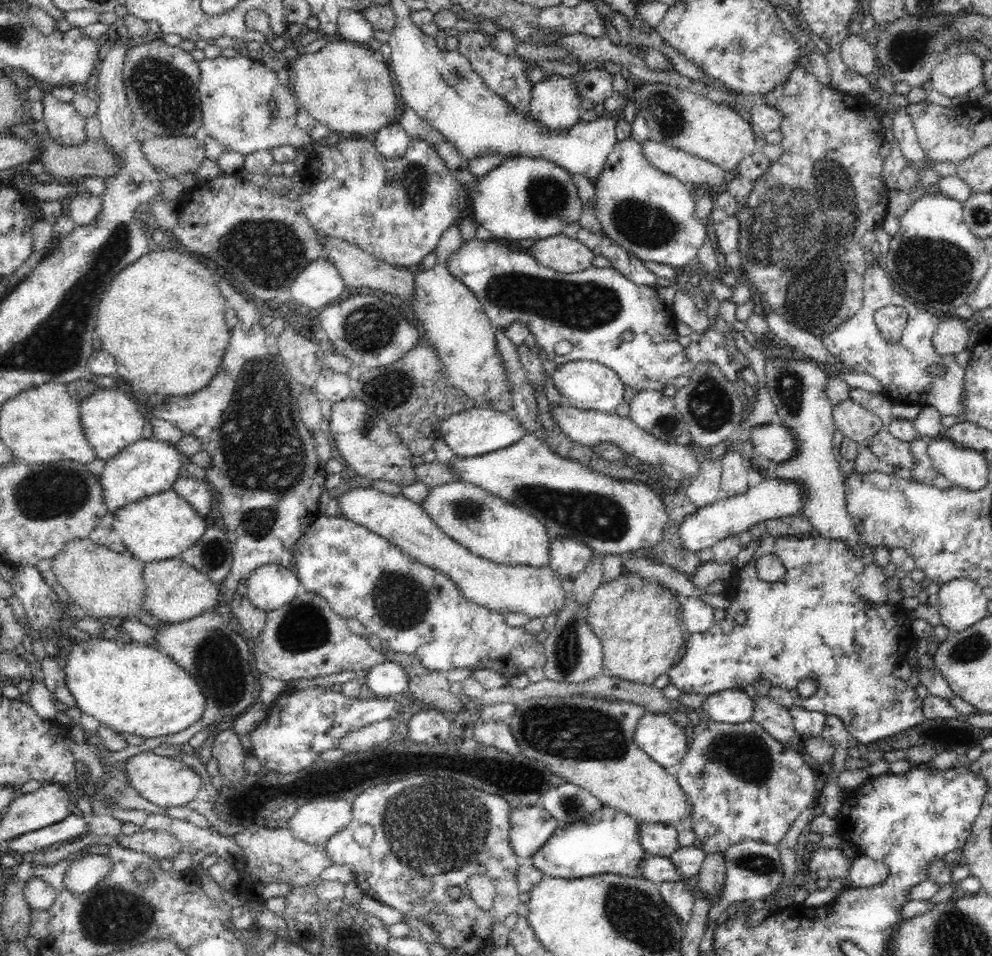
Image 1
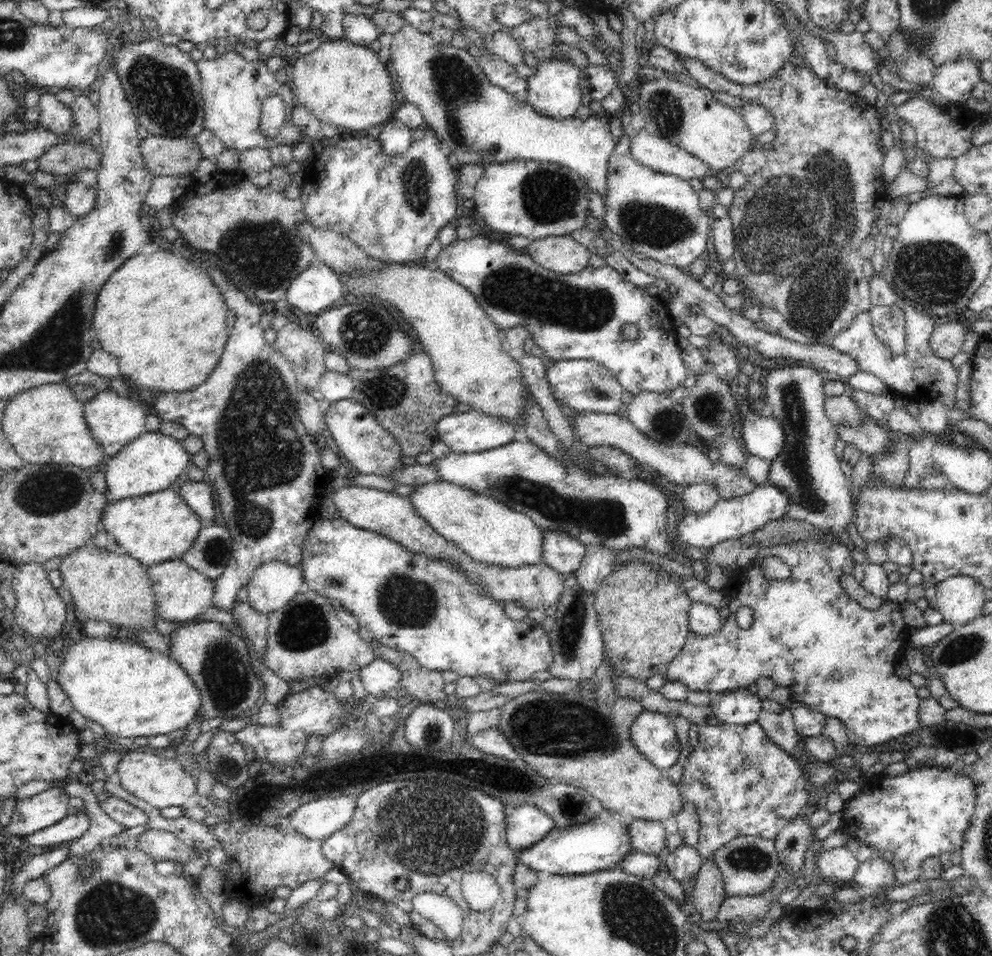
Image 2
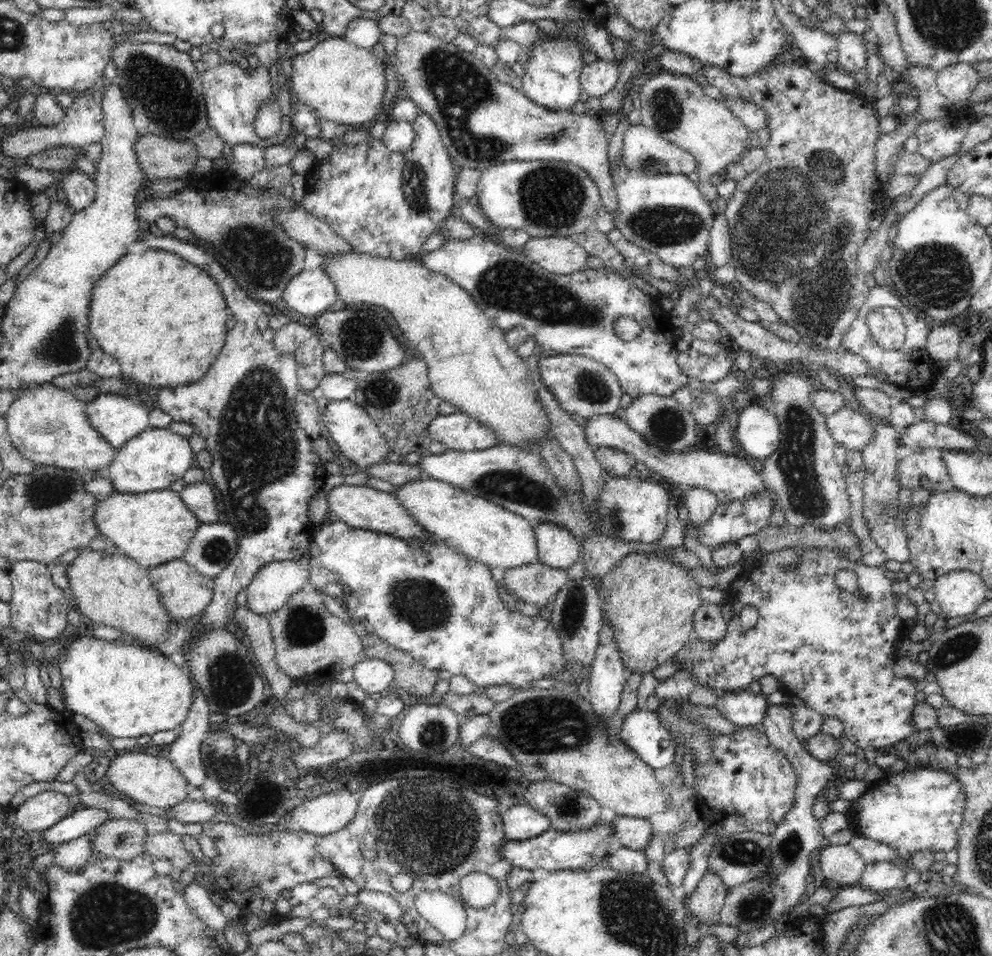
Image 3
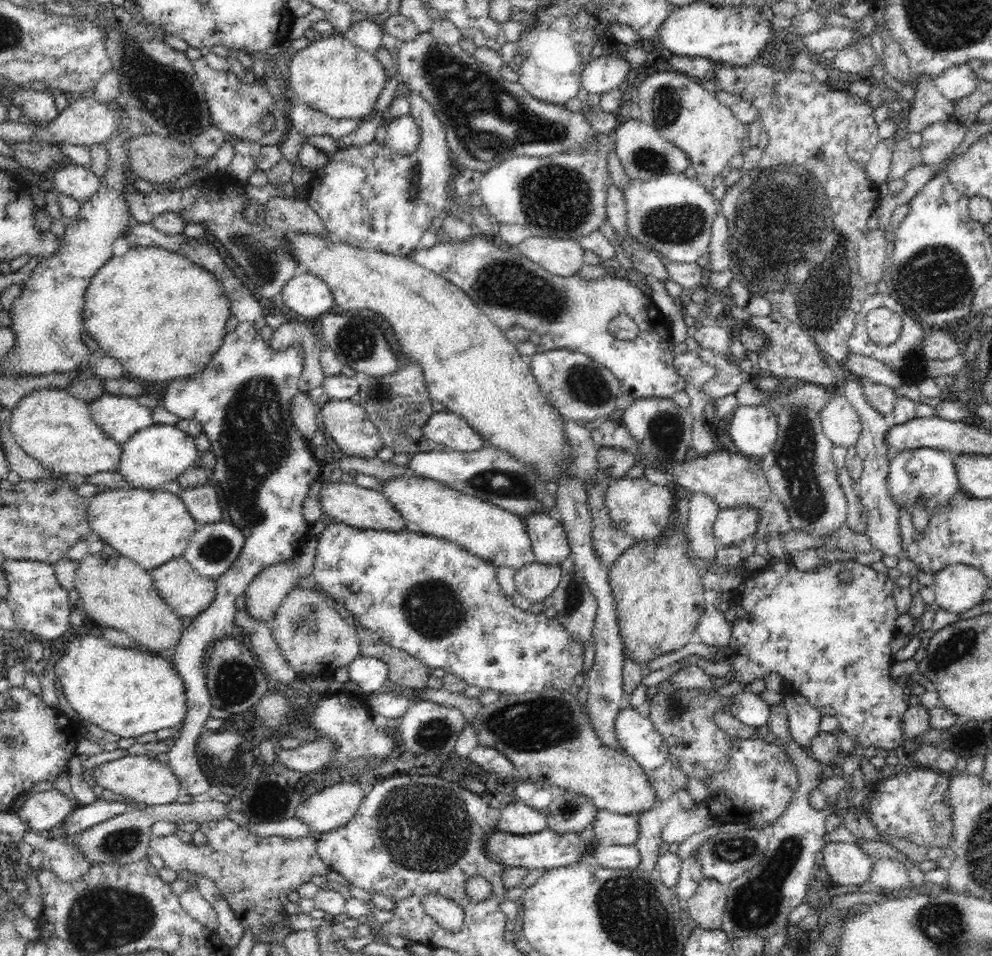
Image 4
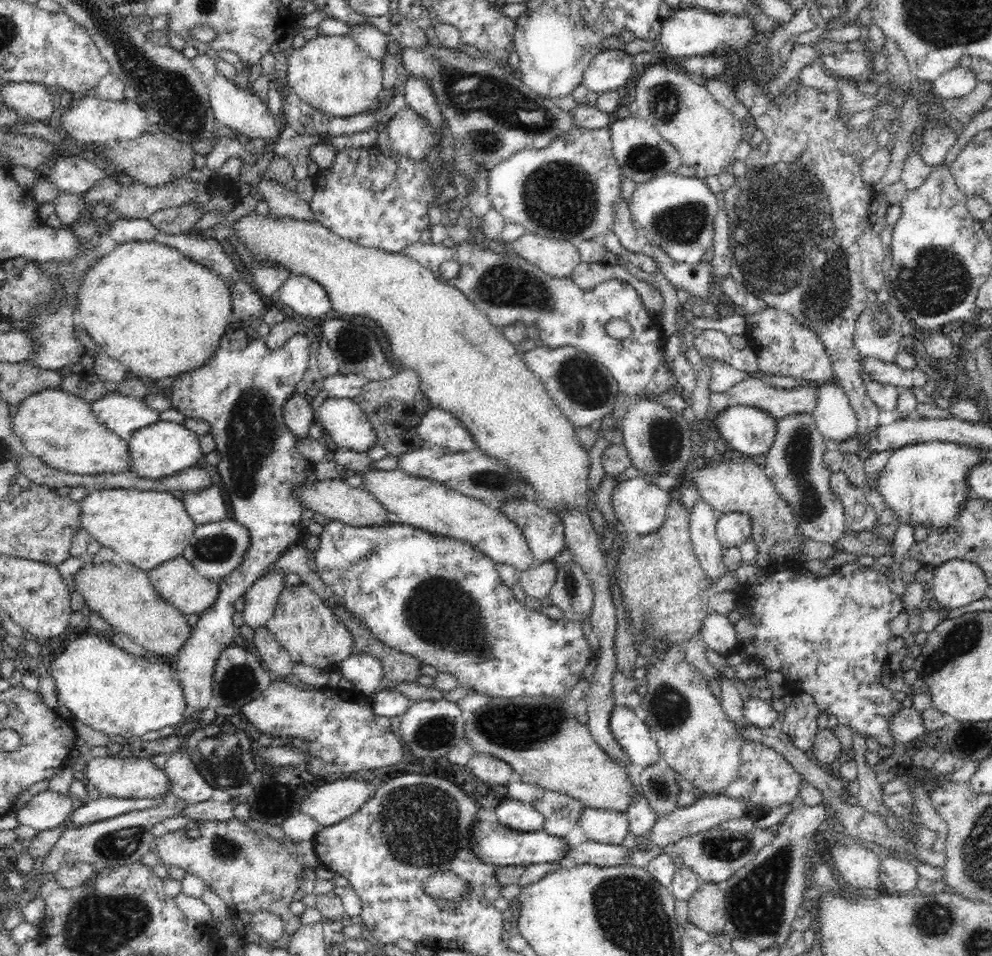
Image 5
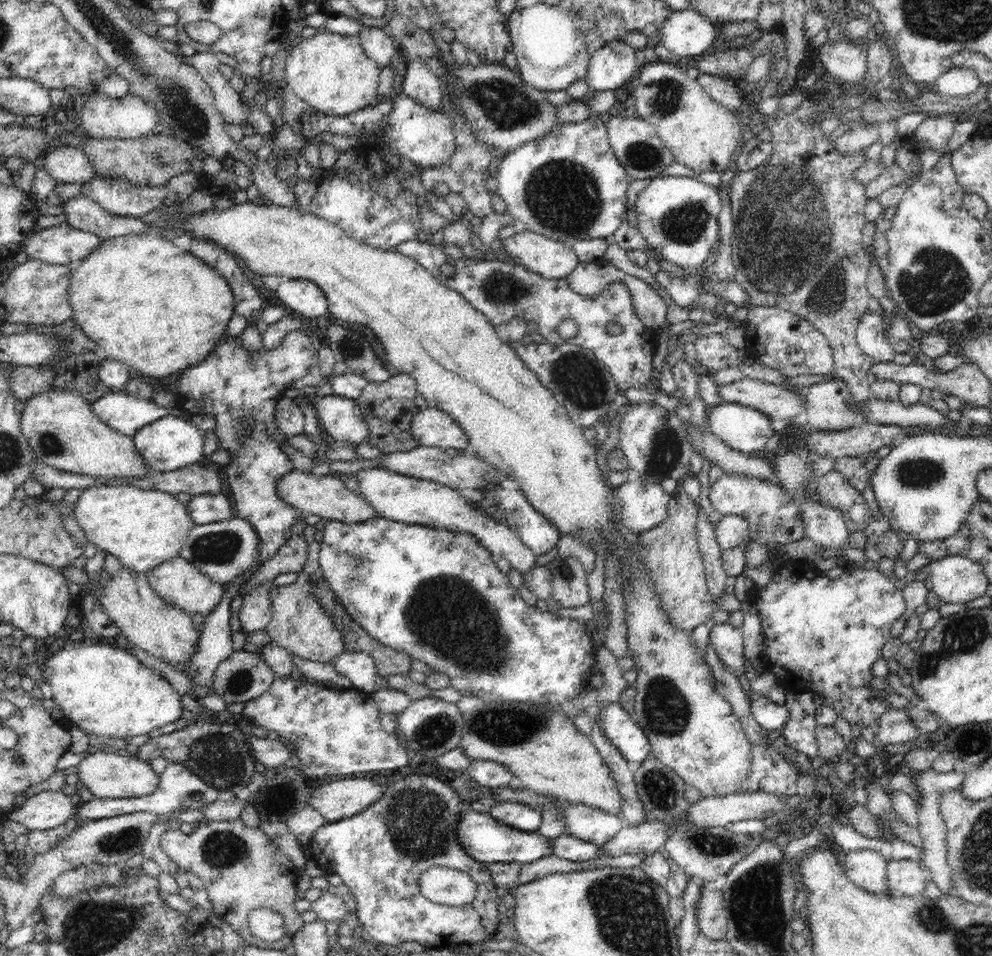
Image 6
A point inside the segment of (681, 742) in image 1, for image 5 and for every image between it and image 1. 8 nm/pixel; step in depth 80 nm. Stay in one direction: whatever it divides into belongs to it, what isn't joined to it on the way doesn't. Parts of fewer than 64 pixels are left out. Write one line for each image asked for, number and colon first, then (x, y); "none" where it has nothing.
2: (650, 733)
3: (641, 731)
4: (637, 735)
5: (632, 734)

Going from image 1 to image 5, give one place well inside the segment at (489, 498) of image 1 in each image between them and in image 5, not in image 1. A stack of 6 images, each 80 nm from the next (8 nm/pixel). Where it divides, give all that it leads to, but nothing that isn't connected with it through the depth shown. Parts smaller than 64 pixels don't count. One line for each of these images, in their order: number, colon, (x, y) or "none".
2: (489, 532)
3: (482, 530)
4: (490, 532)
5: (418, 502)

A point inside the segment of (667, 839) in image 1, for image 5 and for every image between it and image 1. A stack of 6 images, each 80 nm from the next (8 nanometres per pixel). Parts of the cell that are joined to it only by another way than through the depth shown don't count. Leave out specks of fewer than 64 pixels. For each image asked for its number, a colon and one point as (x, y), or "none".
2: (647, 837)
3: (632, 832)
4: (622, 829)
5: (604, 826)

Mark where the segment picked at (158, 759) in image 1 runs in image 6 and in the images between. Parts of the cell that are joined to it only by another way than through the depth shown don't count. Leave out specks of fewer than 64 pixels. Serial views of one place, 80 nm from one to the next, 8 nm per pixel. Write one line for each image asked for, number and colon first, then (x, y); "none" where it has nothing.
2: (156, 778)
3: (154, 780)
4: (142, 779)
5: (129, 777)
6: (106, 774)

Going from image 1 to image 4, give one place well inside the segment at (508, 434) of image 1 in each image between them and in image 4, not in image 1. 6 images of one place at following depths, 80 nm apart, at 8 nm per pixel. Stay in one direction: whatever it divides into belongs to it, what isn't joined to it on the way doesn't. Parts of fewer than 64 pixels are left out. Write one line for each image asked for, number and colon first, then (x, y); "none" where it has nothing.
2: (464, 432)
3: (458, 431)
4: (444, 427)

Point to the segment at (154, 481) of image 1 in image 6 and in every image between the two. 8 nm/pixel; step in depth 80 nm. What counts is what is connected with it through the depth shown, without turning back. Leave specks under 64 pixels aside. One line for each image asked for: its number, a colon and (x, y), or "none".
2: (150, 463)
3: (152, 460)
4: (154, 456)
5: (164, 448)
6: (171, 442)

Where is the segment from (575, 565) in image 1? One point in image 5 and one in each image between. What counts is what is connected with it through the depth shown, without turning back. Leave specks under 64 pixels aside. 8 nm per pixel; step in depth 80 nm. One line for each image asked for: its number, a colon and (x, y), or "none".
2: (562, 552)
3: (556, 547)
4: (550, 544)
5: (544, 531)

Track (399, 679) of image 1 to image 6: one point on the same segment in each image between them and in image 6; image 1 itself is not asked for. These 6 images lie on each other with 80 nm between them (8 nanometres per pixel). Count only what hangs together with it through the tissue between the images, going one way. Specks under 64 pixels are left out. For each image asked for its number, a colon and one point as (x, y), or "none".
2: (381, 678)
3: (372, 675)
4: (368, 675)
5: (366, 673)
6: (359, 668)

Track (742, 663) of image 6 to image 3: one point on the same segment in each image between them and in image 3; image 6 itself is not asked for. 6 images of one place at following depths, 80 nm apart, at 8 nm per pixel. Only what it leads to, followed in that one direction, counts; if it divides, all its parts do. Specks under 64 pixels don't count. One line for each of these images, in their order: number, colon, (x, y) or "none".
3: (709, 625)
4: (715, 630)
5: (719, 635)

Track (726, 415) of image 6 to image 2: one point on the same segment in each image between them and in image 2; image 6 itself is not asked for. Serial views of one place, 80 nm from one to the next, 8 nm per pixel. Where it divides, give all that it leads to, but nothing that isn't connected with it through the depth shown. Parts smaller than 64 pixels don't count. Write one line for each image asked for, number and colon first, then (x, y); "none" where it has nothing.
2: (764, 437)
3: (758, 431)
4: (753, 429)
5: (750, 431)

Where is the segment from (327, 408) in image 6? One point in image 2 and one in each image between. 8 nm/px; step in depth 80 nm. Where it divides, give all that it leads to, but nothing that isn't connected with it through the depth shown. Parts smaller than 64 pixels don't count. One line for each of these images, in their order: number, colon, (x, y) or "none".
2: (363, 441)
3: (359, 438)
4: (348, 424)
5: (345, 421)

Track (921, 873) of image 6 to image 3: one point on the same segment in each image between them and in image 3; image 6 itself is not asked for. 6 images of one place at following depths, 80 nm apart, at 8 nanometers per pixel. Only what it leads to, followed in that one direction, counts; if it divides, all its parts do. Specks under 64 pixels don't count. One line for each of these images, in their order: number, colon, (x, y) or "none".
3: (881, 876)
4: (891, 875)
5: (898, 877)

